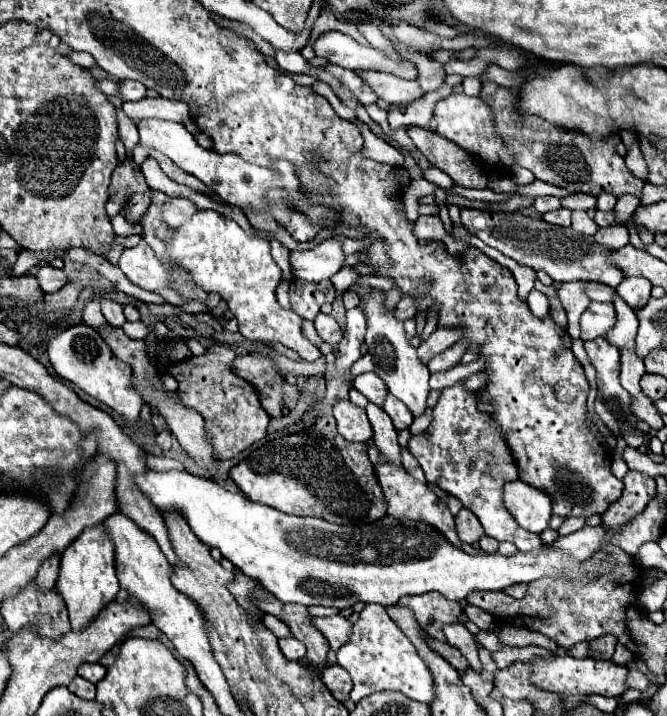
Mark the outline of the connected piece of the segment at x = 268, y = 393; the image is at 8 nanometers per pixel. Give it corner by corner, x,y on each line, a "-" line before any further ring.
260,353
240,355
234,359
232,371
256,387
260,403
270,417
282,417
284,379
266,355

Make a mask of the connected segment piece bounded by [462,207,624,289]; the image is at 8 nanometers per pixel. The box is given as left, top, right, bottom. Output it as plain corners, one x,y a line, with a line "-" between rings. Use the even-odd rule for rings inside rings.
462,209
462,225
482,239
486,245
502,251
504,255
512,257
516,263
526,265
534,271
548,273
554,281
598,281
610,287
618,287
622,281
622,271
610,263
612,249
598,247
594,237
576,235
574,229
562,229
556,225
546,223
540,217
528,217
520,211
504,213
504,211
480,211
480,209

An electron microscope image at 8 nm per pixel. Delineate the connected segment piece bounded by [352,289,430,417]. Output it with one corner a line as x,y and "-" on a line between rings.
376,289
364,297
362,307
364,307
364,313
368,319
368,331
366,331
366,339
364,339
368,345
368,353
352,365
354,375
368,373
368,371
376,373
386,383
388,391
396,399
400,399
416,417
422,415
426,411
426,397
430,393
430,387
428,387
430,371
418,359
416,347
410,343
410,337
404,331
404,321
394,315
394,309
386,307
384,295

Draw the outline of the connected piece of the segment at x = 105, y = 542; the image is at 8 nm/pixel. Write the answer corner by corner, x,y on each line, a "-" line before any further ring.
102,525
86,527
78,539
74,539
62,553
60,575
56,581
56,591
64,597
72,629
84,629
94,615
100,613
110,601
116,599
120,585
114,569
114,541

